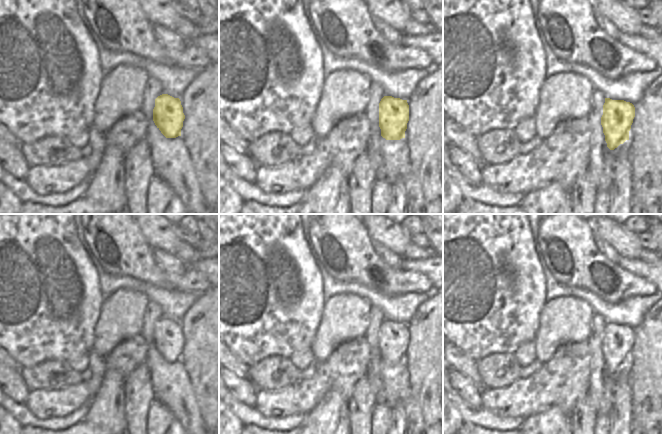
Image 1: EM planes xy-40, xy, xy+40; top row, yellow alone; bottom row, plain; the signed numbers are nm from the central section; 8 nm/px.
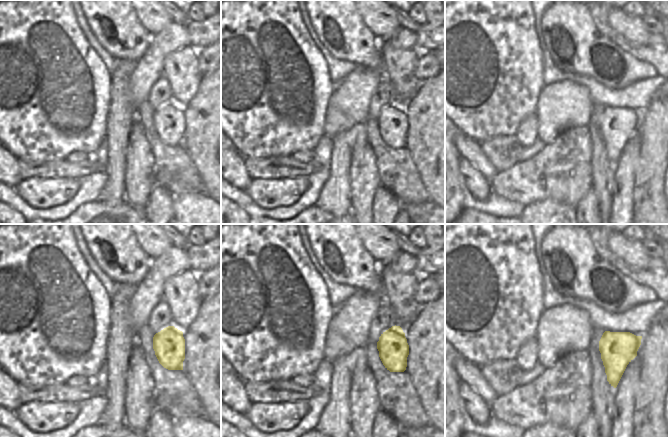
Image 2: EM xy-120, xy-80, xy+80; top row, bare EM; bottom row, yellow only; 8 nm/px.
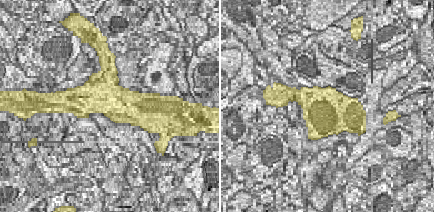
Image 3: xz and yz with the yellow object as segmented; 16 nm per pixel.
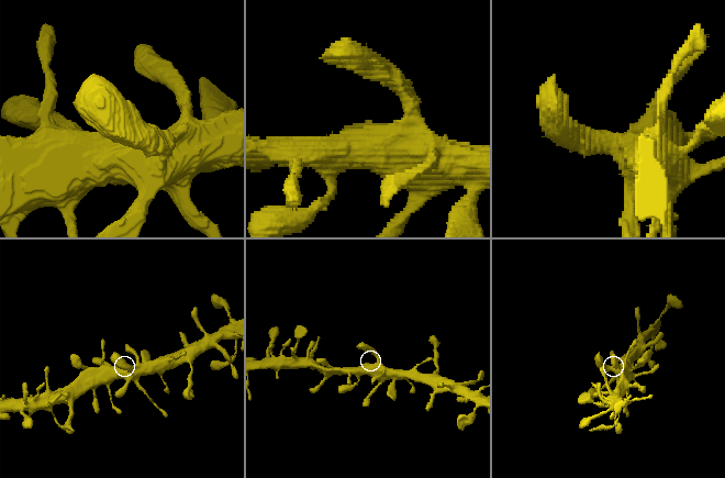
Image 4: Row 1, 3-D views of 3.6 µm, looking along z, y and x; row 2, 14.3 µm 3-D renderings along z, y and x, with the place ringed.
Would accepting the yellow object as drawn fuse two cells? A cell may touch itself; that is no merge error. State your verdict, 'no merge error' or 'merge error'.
no merge error

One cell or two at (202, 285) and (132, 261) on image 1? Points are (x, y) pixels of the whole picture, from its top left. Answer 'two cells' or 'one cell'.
one cell

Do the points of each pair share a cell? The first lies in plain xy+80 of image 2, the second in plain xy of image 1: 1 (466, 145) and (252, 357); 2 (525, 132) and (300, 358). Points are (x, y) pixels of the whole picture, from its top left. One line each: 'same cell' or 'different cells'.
1: different cells
2: same cell

